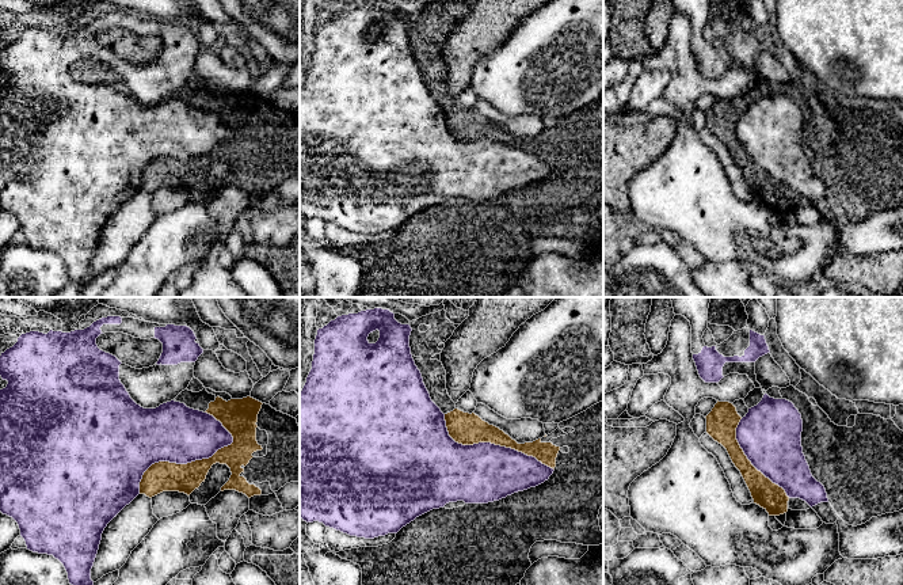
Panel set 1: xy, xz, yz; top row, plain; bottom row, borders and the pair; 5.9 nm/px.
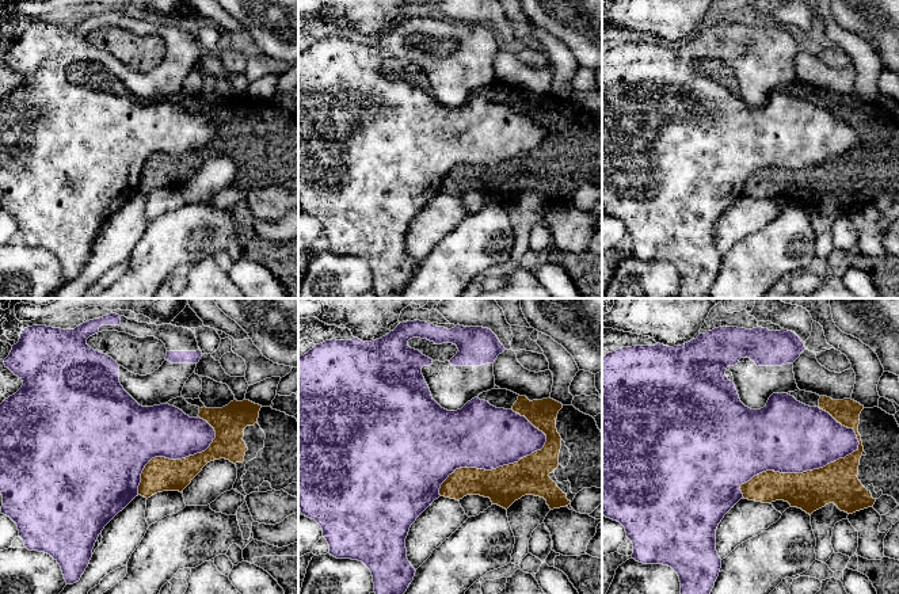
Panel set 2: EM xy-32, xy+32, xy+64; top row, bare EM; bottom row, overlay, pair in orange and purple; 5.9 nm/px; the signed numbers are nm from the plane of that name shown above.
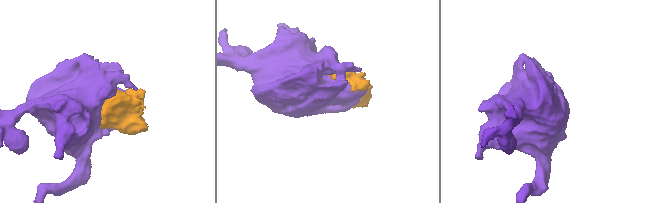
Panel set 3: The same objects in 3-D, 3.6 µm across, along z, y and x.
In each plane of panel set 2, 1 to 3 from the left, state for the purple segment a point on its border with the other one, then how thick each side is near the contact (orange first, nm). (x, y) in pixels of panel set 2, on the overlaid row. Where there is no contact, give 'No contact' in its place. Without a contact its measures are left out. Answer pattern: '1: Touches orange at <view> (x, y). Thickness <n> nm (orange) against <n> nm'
1: Touches orange at xy-32 (171, 460). Thickness 200 nm (orange) against 320 nm
2: Touches orange at xy+32 (492, 469). Thickness 220 nm (orange) against 380 nm
3: Touches orange at xy+64 (803, 472). Thickness 240 nm (orange) against 440 nm

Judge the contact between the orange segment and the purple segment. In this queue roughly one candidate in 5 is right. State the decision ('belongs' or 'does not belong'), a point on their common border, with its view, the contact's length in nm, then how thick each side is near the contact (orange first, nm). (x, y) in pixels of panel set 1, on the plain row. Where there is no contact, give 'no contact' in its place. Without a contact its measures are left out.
does not belong; contact xy (181, 160); length 650 nm; calibres 180 and 360 nm

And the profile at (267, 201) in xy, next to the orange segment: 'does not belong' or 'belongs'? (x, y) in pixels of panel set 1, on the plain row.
does not belong

